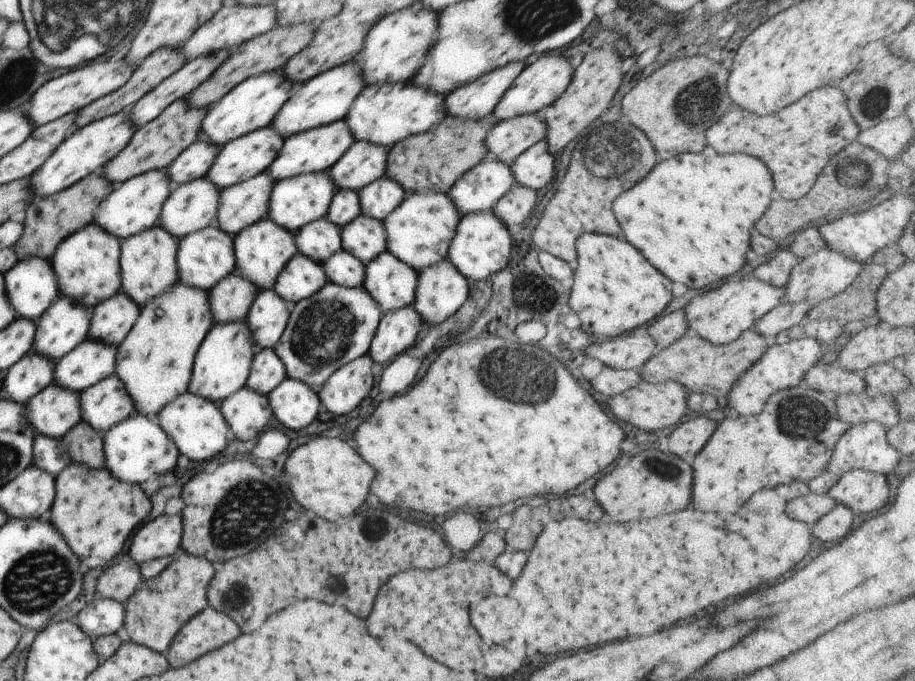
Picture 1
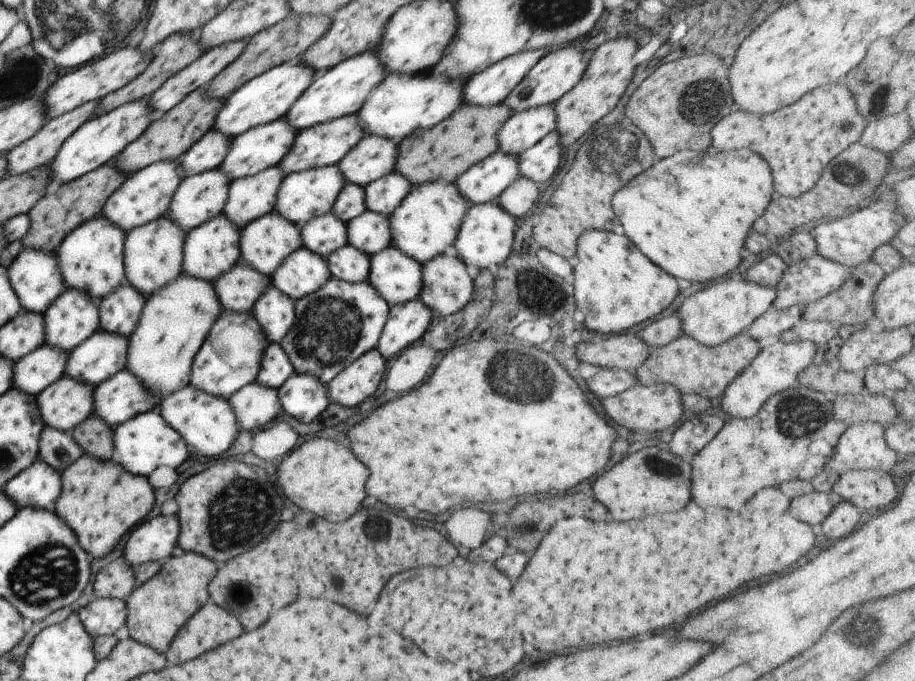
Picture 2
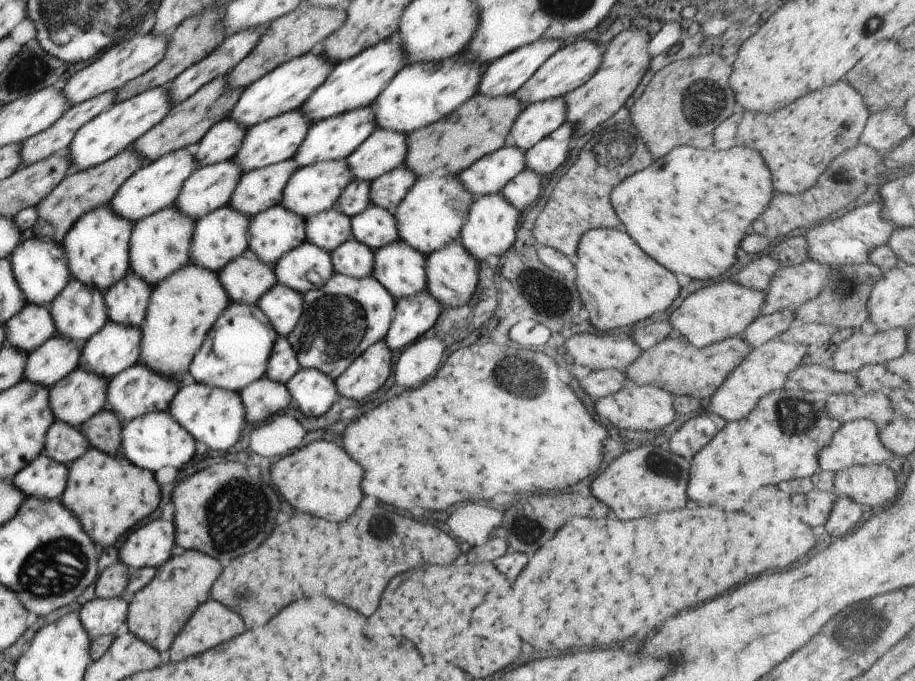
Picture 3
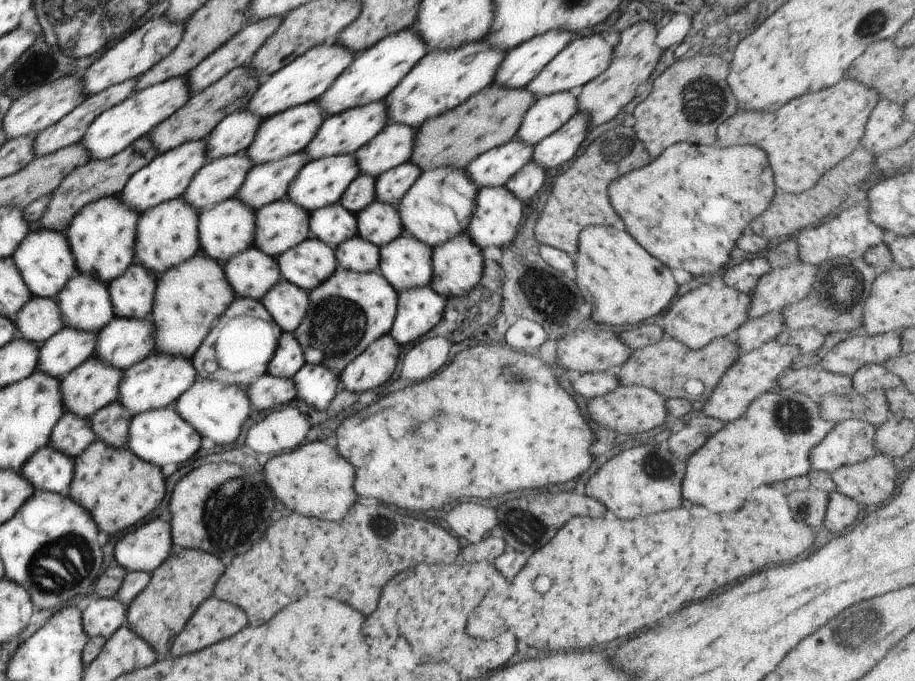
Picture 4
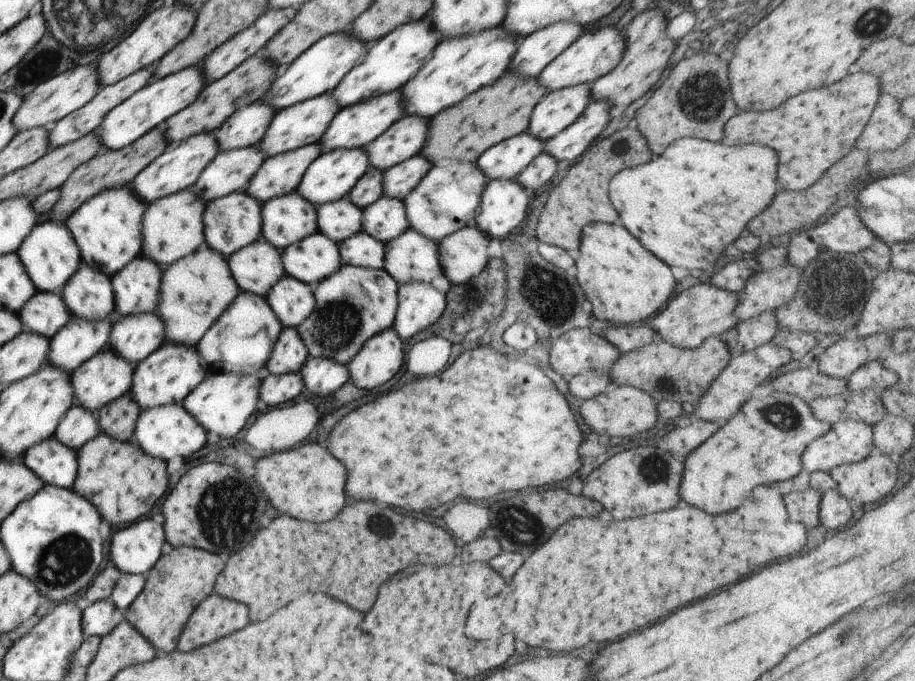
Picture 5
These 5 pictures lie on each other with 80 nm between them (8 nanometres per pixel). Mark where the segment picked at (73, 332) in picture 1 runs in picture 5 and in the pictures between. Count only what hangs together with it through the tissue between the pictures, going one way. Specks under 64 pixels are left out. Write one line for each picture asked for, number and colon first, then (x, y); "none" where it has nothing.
2: (73, 317)
3: (79, 311)
4: (85, 303)
5: (88, 294)

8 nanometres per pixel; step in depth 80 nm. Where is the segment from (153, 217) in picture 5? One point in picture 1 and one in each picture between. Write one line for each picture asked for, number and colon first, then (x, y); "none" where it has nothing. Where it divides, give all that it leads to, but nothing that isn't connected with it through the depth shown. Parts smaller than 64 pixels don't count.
1: (148, 262)
2: (153, 252)
3: (160, 244)
4: (167, 234)

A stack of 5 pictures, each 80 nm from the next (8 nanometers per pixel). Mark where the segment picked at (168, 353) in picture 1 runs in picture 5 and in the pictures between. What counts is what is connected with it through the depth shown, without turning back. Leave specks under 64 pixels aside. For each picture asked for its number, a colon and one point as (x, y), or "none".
2: (176, 319)
3: (182, 308)
4: (189, 298)
5: (196, 290)

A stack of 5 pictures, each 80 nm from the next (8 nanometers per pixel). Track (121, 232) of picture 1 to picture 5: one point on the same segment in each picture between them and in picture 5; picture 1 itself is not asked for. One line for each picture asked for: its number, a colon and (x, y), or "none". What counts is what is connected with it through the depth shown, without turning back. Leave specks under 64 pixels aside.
2: (145, 195)
3: (155, 185)
4: (167, 176)
5: (178, 168)

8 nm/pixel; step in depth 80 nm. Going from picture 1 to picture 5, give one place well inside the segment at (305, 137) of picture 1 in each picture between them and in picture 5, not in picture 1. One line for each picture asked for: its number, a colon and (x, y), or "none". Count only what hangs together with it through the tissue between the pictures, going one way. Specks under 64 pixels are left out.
2: (327, 143)
3: (337, 137)
4: (342, 133)
5: (355, 126)

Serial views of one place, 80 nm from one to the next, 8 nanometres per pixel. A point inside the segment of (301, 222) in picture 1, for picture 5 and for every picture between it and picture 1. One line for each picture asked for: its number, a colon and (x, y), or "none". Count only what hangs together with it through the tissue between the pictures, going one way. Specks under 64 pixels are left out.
2: (302, 196)
3: (314, 188)
4: (322, 182)
5: (333, 174)

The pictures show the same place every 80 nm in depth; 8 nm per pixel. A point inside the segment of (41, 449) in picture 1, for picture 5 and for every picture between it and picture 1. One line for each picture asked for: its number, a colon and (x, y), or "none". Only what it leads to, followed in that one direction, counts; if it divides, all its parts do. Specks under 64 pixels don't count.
2: (59, 449)
3: (65, 443)
4: (71, 434)
5: (79, 425)

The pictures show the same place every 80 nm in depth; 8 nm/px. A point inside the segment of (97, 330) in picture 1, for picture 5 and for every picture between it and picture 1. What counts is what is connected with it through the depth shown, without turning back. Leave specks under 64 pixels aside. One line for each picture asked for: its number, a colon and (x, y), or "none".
2: (120, 311)
3: (126, 301)
4: (132, 293)
5: (136, 287)

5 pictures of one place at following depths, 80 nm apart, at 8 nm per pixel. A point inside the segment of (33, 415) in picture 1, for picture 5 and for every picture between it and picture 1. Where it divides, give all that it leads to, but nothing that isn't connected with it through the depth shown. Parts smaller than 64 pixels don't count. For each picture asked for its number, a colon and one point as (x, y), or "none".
2: (65, 404)
3: (78, 396)
4: (93, 385)
5: (105, 377)

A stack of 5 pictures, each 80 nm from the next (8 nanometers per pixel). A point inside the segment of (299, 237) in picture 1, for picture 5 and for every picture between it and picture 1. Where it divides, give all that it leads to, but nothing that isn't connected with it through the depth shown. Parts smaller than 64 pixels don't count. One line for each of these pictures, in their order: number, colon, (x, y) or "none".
2: (324, 234)
3: (328, 229)
4: (333, 224)
5: (340, 219)

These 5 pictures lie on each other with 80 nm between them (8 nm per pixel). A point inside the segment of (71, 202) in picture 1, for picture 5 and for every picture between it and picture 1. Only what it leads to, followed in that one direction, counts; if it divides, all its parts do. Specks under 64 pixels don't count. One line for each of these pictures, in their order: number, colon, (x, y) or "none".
2: (55, 215)
3: (79, 192)
4: (98, 178)
5: (116, 168)

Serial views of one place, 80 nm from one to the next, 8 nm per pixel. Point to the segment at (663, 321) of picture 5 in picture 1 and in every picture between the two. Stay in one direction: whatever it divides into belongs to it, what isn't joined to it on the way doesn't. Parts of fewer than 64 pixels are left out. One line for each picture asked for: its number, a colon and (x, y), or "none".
1: (719, 314)
2: (711, 315)
3: (723, 309)
4: (714, 310)

